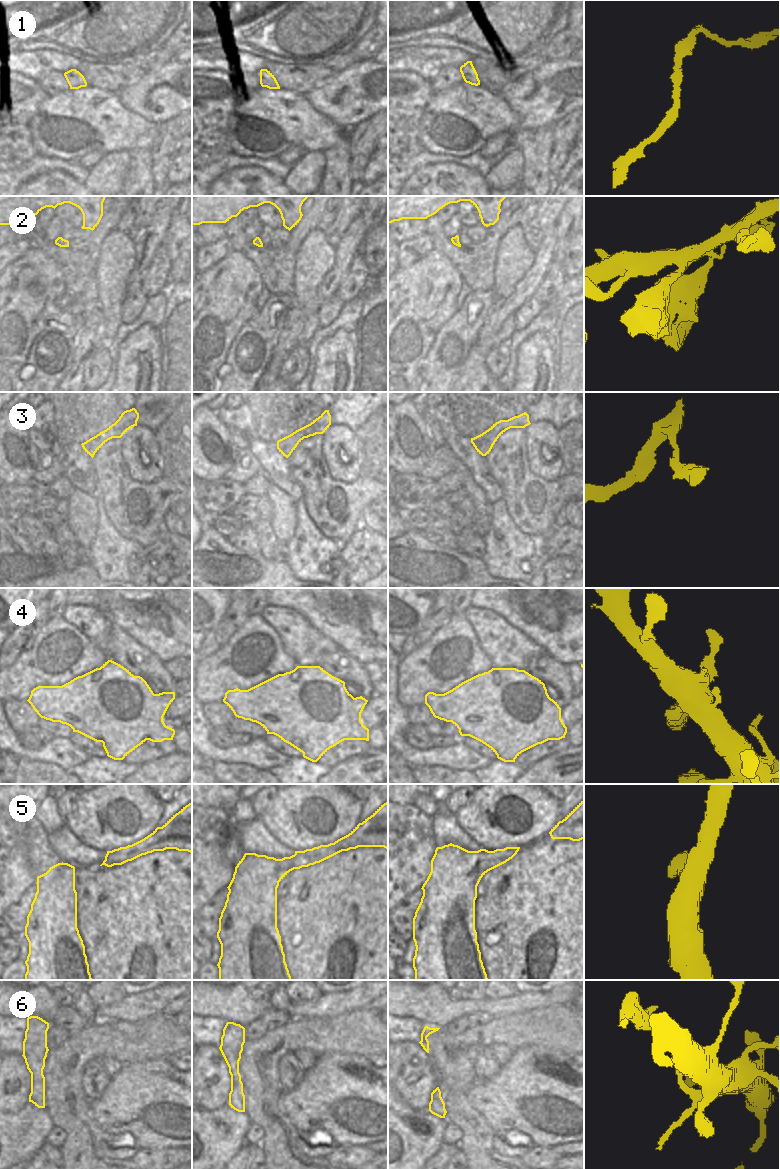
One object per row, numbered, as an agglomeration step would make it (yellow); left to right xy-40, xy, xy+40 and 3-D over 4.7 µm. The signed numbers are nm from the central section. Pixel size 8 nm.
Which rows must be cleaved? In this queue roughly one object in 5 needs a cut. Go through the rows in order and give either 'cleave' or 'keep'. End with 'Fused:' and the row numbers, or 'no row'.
1: keep
2: cleave
3: keep
4: keep
5: keep
6: keep
Fused: 2

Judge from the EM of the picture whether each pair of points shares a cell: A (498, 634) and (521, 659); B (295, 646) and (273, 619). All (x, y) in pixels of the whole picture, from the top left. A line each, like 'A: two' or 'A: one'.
A: one
B: one

